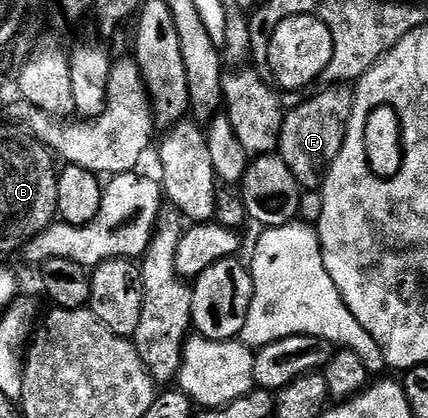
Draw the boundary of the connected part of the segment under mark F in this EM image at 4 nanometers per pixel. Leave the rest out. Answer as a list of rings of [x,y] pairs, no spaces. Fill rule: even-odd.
[[[336,87],[340,88],[328,88],[325,92],[310,97],[305,104],[298,105],[293,112],[291,109],[280,133],[279,155],[284,157],[286,166],[290,166],[294,178],[298,178],[301,189],[304,190],[319,189],[323,185],[328,169],[340,157],[344,136],[350,131],[351,124],[348,123],[356,108],[356,96],[348,89],[351,87]]]

